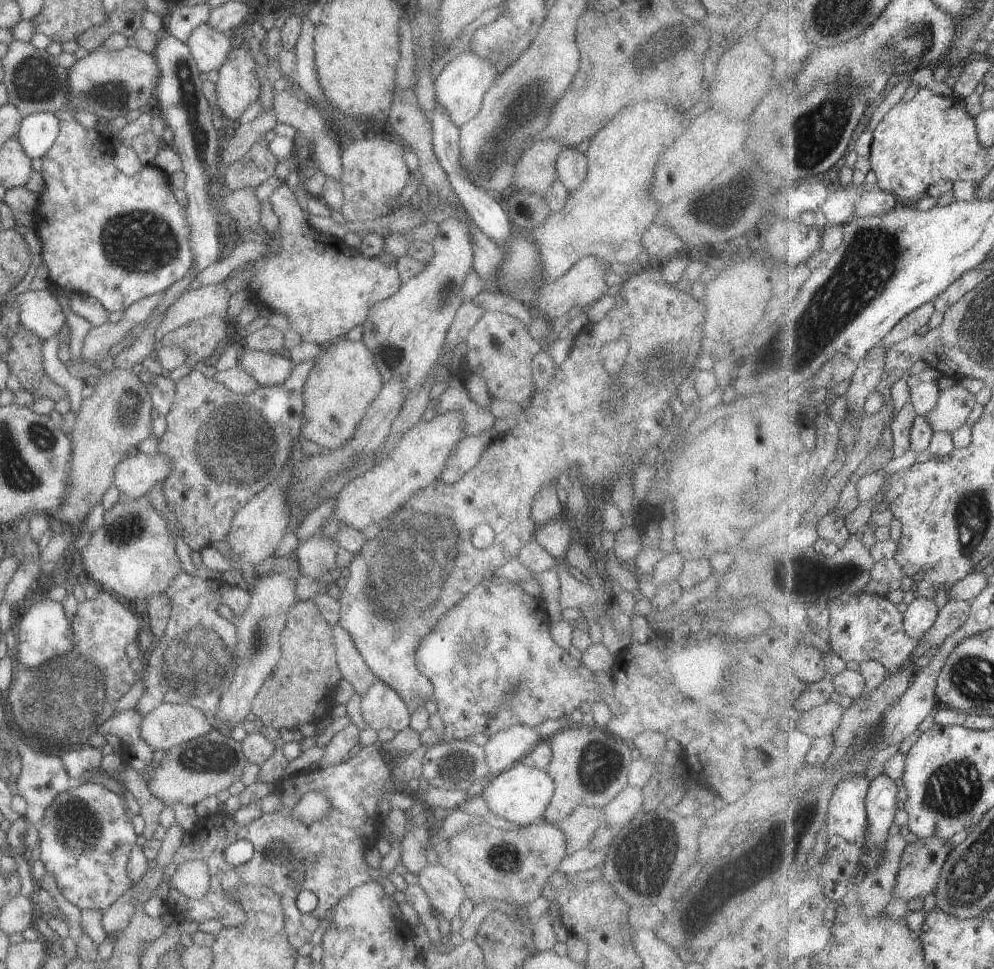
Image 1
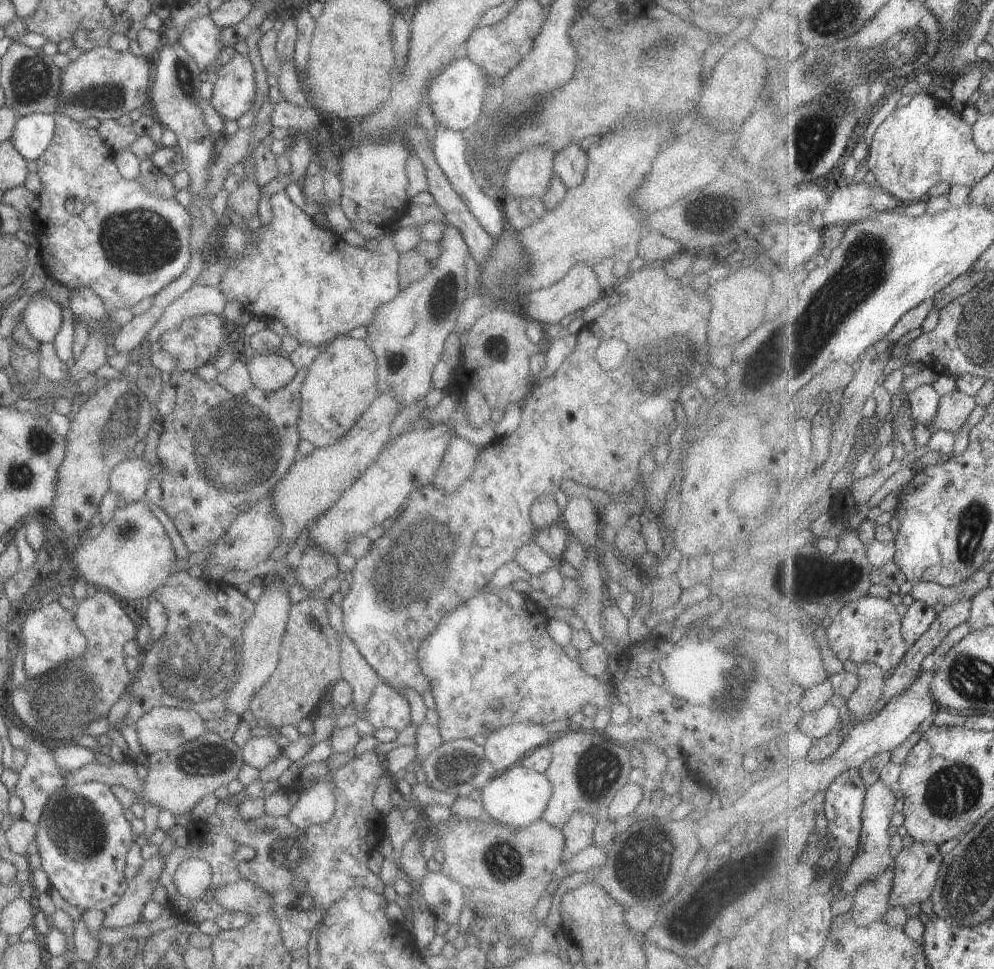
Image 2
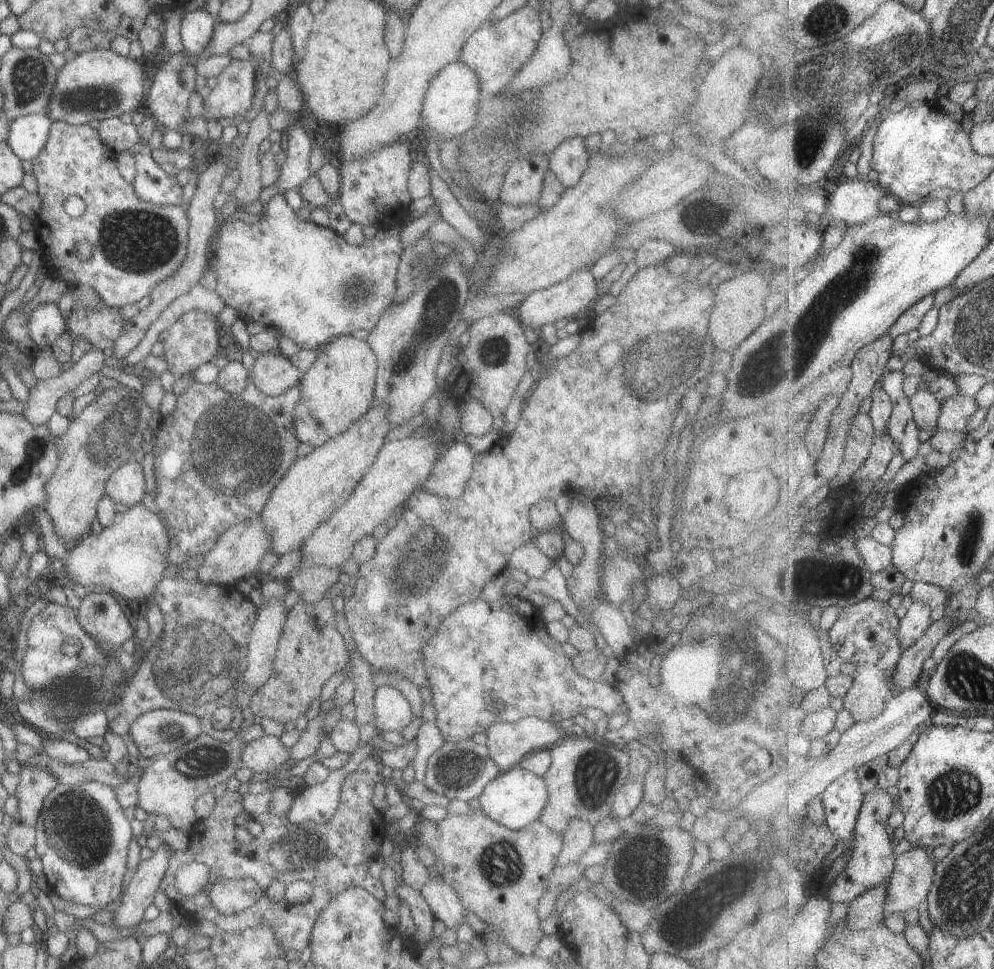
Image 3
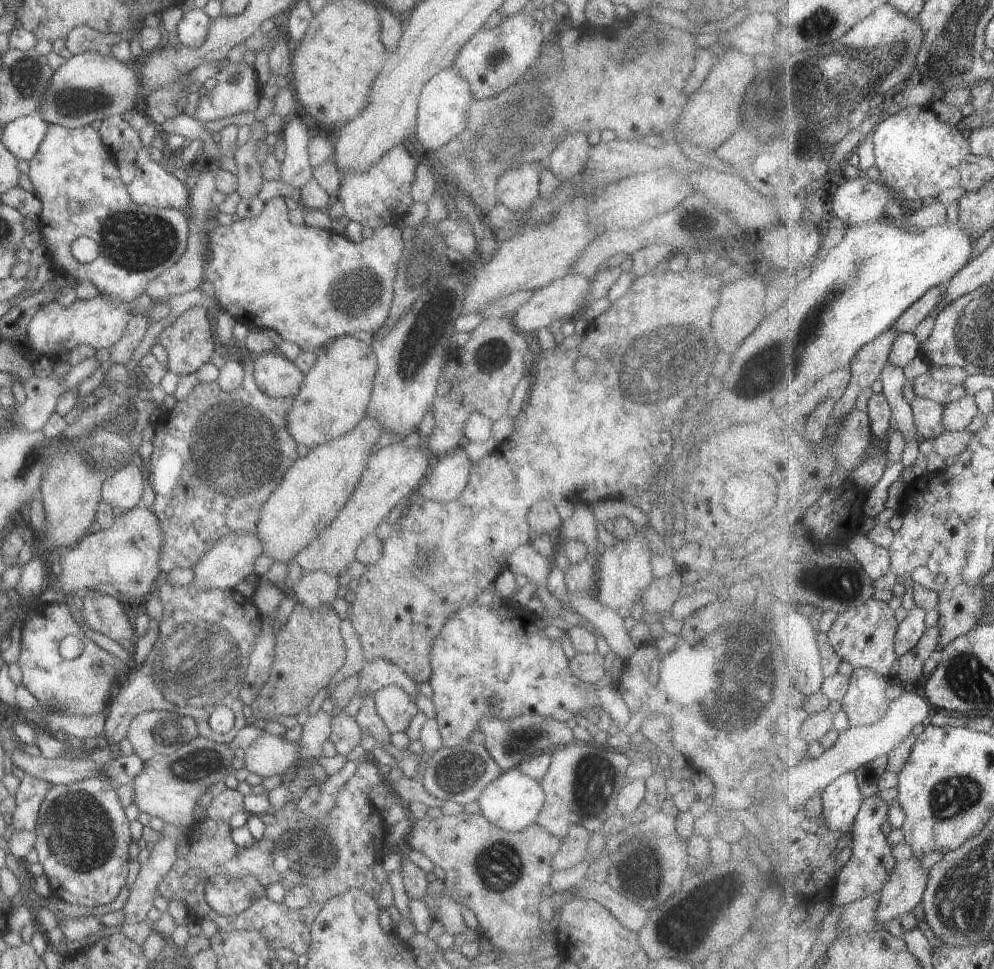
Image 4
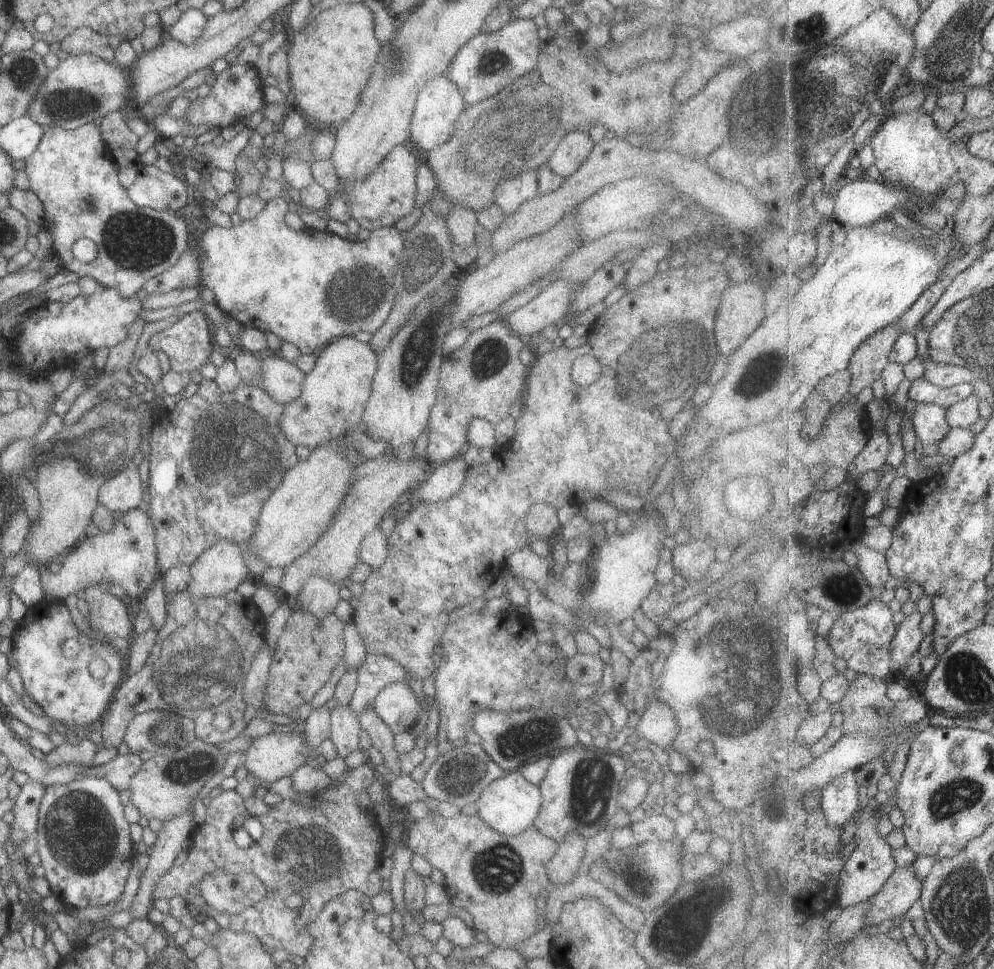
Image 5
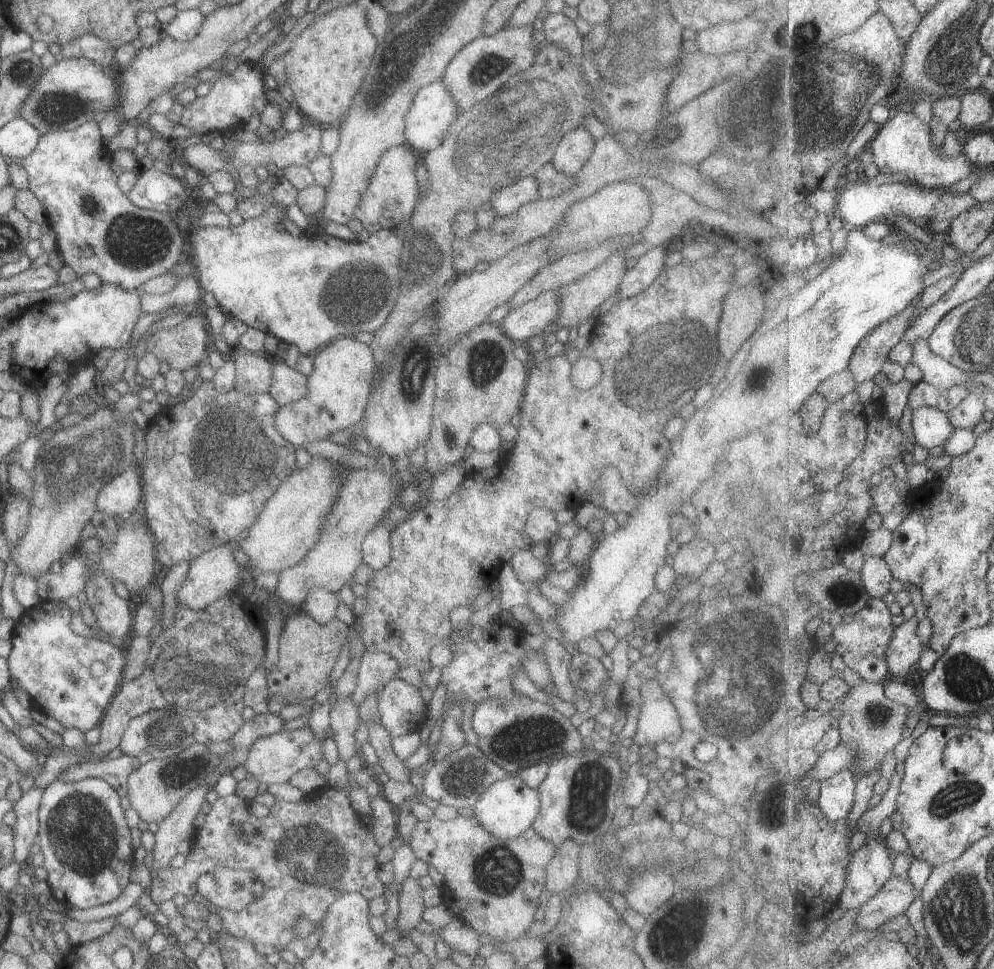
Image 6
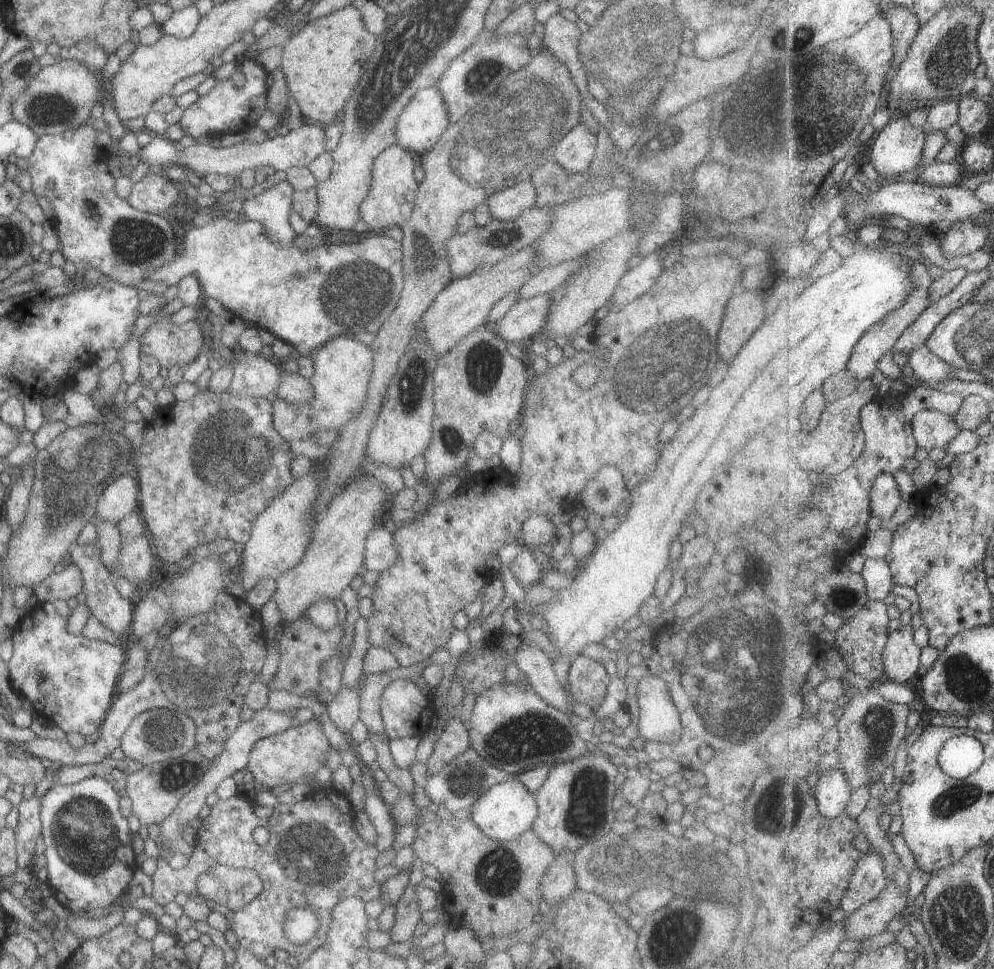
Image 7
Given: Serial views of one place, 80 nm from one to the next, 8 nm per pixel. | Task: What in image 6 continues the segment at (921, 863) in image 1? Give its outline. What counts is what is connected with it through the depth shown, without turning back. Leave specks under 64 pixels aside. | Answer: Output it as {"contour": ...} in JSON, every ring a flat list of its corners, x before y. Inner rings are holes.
{"contour":[[908,878,889,879,889,882,870,901,859,908,856,928,879,930,895,916,907,912,907,908,919,894,921,892,915,890,915,886,908,881]]}

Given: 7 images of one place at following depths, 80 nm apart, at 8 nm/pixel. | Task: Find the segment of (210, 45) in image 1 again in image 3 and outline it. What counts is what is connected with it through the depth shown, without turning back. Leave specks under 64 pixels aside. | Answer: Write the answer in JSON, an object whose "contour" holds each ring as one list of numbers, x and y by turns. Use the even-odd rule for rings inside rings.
{"contour":[[195,9,185,12,177,22,176,30,180,36,183,52,187,55,198,55,211,38,217,20,209,13]]}

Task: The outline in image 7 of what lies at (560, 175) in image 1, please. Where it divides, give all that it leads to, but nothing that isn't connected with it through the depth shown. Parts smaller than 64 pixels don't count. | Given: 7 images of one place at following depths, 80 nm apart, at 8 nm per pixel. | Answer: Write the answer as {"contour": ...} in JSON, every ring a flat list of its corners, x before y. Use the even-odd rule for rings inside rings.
{"contour":[[577,122,555,142,551,160,567,173,582,174,594,157,596,144,595,132]]}

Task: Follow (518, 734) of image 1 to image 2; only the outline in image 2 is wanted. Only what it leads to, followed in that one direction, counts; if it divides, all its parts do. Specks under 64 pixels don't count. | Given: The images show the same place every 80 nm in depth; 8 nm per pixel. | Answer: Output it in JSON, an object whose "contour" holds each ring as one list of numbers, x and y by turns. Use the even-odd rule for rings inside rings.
{"contour":[[513,723,490,732,482,745,484,757,497,774,519,762,529,751,547,745,554,735,540,724]]}

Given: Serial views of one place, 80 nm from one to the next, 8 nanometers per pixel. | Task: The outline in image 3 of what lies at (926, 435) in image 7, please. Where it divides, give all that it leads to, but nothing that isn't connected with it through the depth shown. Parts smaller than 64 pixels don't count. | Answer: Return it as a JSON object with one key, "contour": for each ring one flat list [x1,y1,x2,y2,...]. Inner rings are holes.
{"contour":[[917,390,910,398,915,423,921,431,935,433,940,430,938,419,942,412,942,402,931,391]]}

